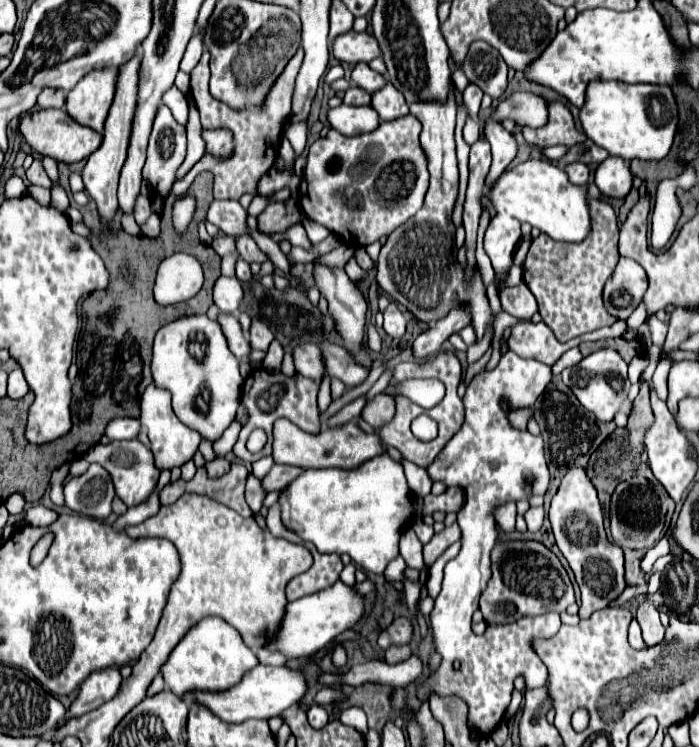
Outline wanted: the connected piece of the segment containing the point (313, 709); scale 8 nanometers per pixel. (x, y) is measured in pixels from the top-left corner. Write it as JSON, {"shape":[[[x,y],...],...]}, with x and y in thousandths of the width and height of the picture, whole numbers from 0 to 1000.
{"shape":[[[455,942],[443,945],[443,950],[441,950],[441,967],[443,967],[449,975],[464,975],[466,967],[469,967],[466,950],[464,950],[461,945],[455,945]]]}

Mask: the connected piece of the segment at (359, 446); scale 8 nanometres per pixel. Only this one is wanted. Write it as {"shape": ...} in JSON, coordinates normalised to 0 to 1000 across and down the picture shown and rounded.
{"shape":[[[401,560],[392,565],[392,592],[389,613],[398,621],[426,624],[426,627],[512,627],[518,618],[552,605],[549,594],[541,592],[535,581],[521,581],[506,565],[492,570],[469,570],[458,581],[441,581],[423,568]]]}

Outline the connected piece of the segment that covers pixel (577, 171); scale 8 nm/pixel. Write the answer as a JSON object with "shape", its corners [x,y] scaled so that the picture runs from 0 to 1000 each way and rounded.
{"shape":[[[830,217],[810,220],[807,230],[813,233],[813,241],[818,246],[824,246],[824,249],[835,249],[841,244],[841,225],[838,225],[838,220],[830,220]]]}

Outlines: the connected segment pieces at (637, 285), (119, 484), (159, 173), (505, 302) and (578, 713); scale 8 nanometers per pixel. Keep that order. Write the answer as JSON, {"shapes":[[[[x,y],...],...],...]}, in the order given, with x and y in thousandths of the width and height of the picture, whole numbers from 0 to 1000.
{"shapes":[[[[890,343],[864,386],[867,415],[887,428],[896,428],[918,404],[924,386],[927,369],[921,367],[921,359],[910,348]]],[[[160,589],[155,594],[143,594],[126,600],[126,608],[120,608],[120,616],[126,616],[129,621],[143,621],[149,629],[155,629],[163,653],[166,653],[166,664],[175,667],[175,672],[180,677],[195,677],[203,669],[209,669],[215,664],[215,659],[220,656],[229,632],[220,624],[220,613],[217,605],[200,592],[200,589]]],[[[237,142],[226,145],[212,190],[212,212],[203,236],[215,241],[220,257],[240,257],[249,233],[266,209],[266,171],[255,166]]],[[[741,380],[735,386],[715,388],[715,404],[718,404],[718,415],[738,426],[758,428],[758,423],[770,415],[767,399],[761,396],[753,380]]],[[[838,949],[824,950],[817,960],[817,971],[821,977],[834,979],[841,972],[843,956]]]]}

